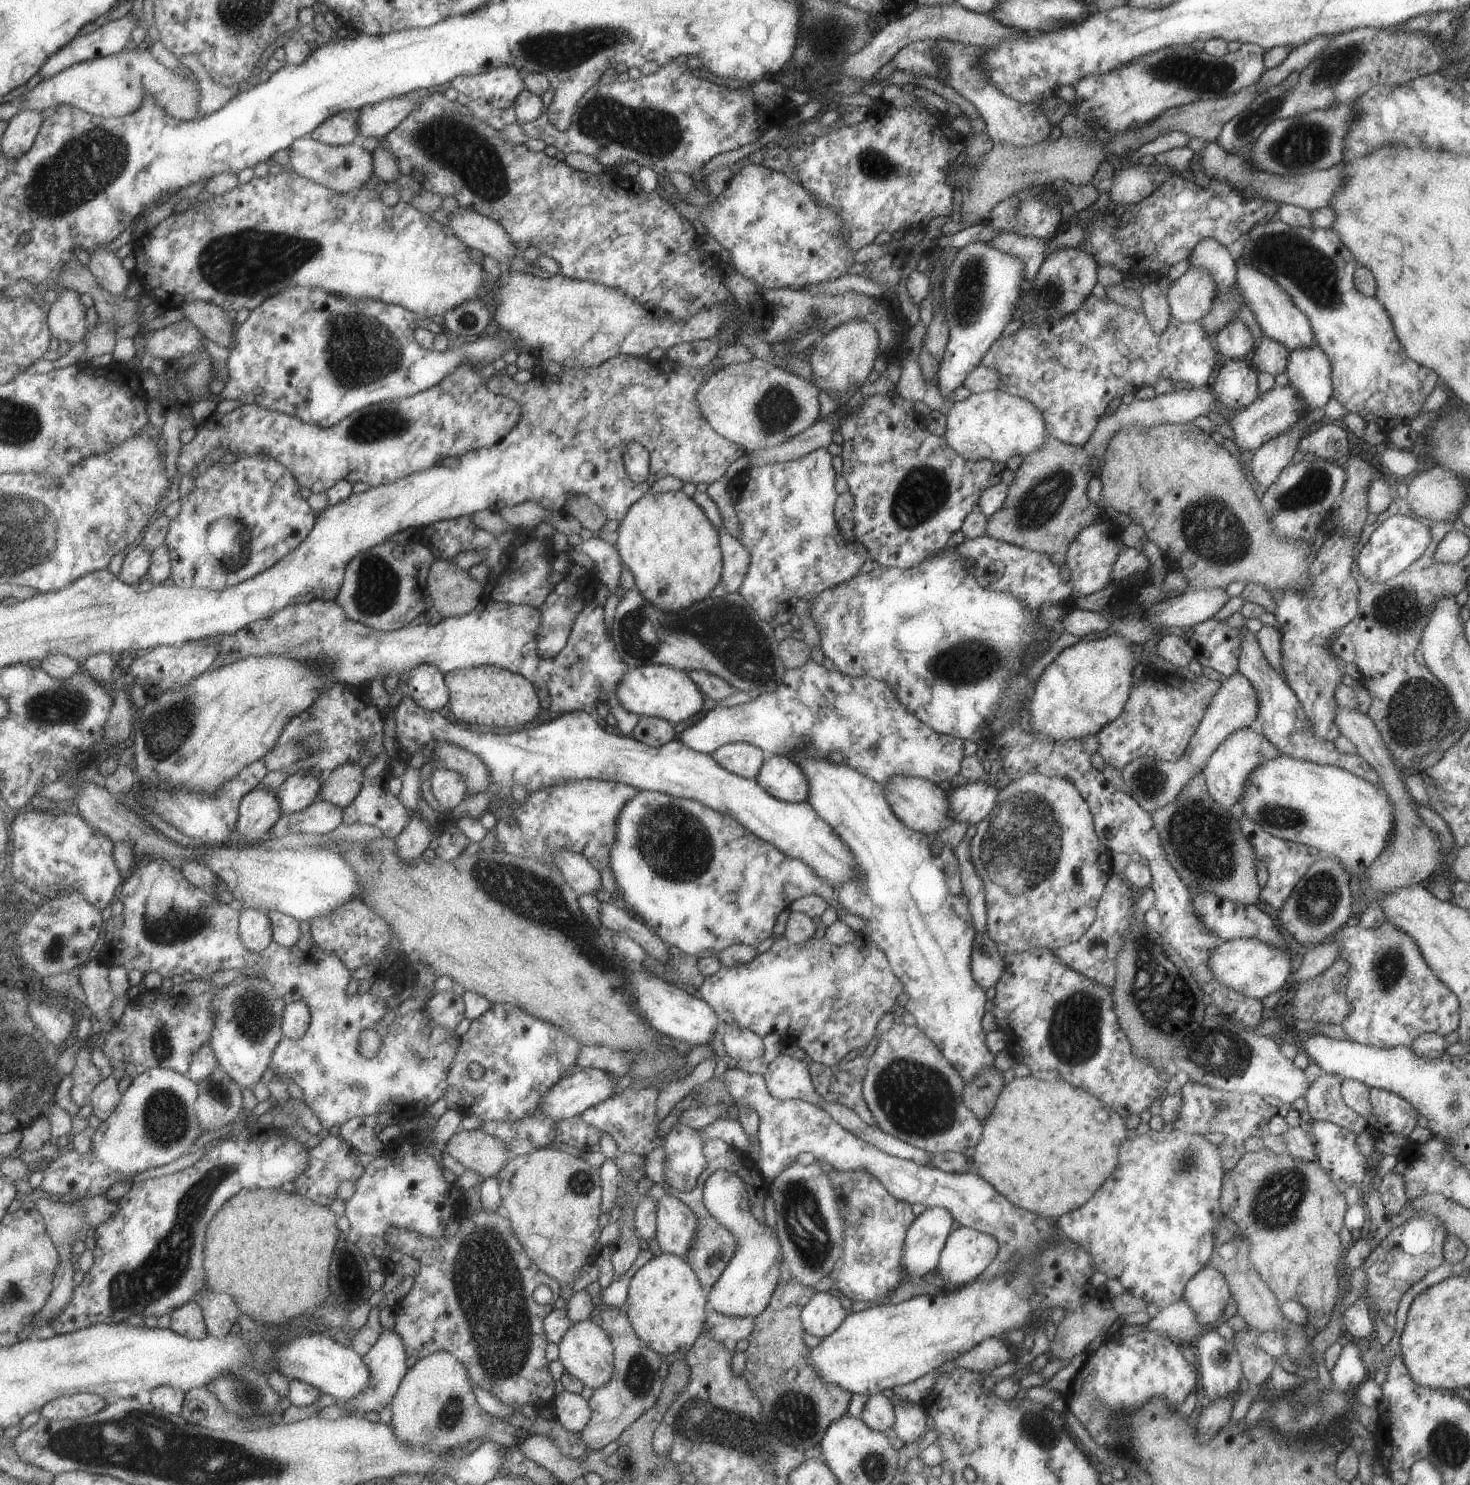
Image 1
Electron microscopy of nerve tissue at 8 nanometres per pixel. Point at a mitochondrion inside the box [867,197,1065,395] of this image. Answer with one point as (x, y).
(971, 290)

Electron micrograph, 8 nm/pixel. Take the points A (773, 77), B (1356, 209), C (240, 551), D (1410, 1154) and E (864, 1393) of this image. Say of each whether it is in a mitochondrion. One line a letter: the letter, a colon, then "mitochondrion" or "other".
A: other
B: mitochondrion
C: mitochondrion
D: other
E: other

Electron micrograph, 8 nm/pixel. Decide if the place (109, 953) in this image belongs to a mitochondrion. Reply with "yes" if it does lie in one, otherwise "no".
no

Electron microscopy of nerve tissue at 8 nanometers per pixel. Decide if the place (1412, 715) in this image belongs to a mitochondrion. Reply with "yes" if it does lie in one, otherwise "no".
yes

